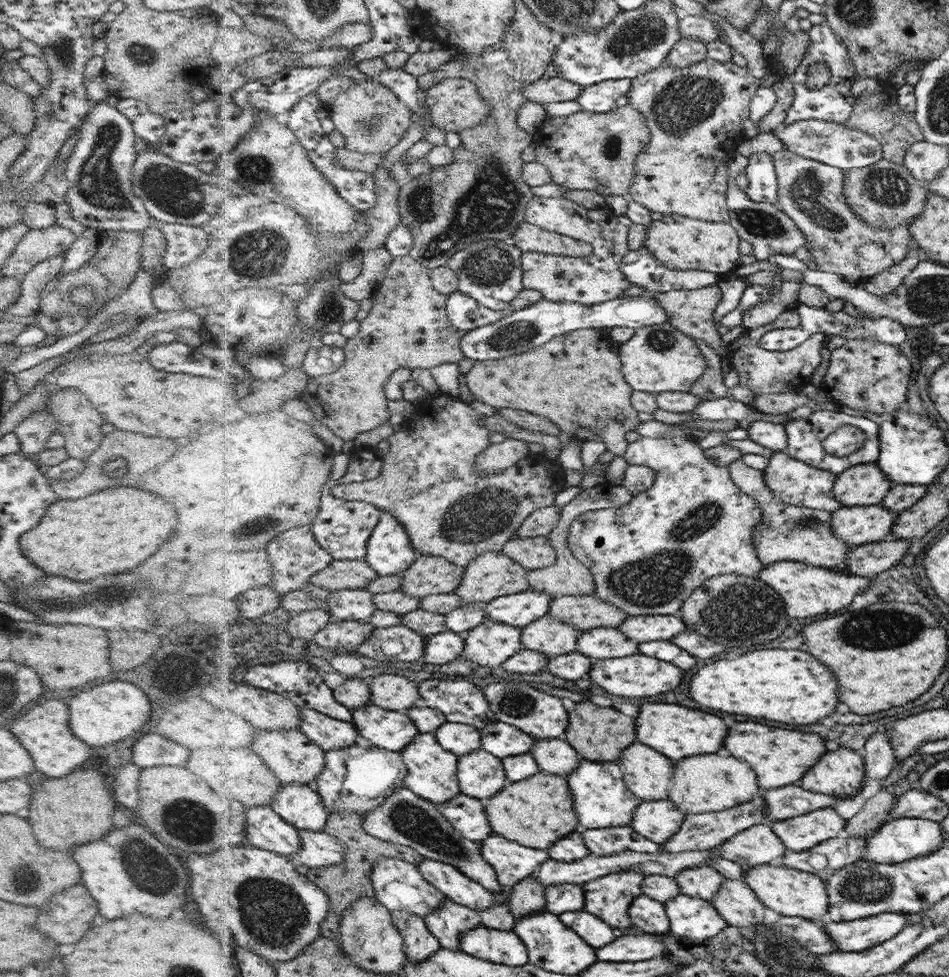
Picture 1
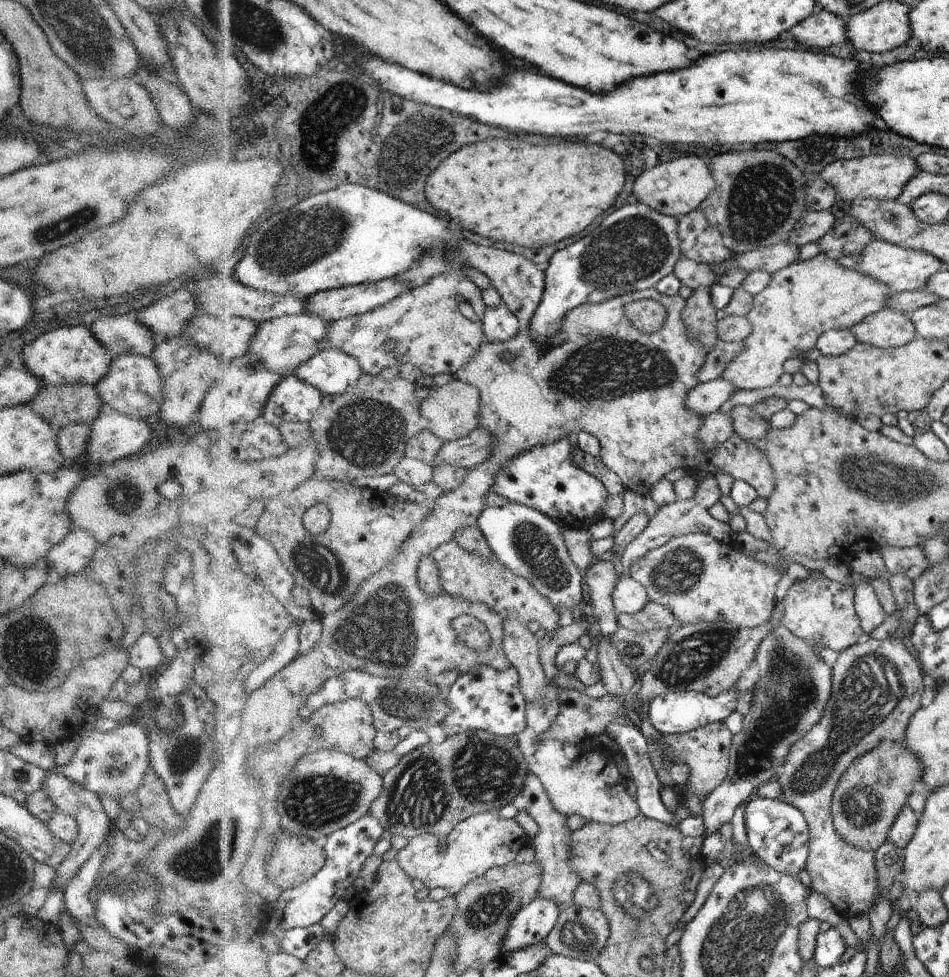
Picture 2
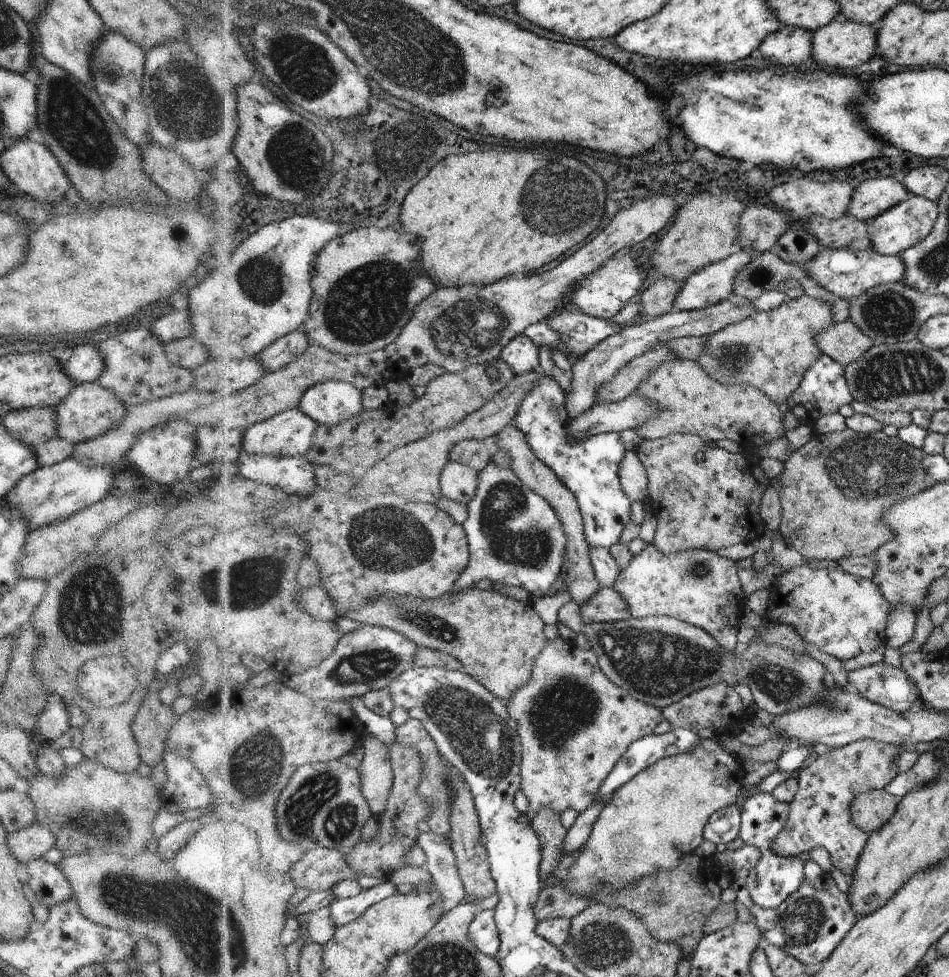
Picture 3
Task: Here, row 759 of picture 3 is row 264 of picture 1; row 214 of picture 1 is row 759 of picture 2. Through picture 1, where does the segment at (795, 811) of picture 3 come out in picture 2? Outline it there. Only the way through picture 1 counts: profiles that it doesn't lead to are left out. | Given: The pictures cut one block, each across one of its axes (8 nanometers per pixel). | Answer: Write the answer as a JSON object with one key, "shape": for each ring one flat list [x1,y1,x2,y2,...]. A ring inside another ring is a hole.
{"shape":[[902,639,858,640,855,645,840,652,832,670,832,694,822,718,794,743,776,779,783,790,782,798,803,812,809,828,809,855,805,869,811,878,810,892,822,893,842,916,851,918,867,914,882,892,877,879,875,851,855,847,839,835,832,818,831,800,841,776,858,757,869,753,886,739,905,742,905,730,912,716,921,708,920,700,928,682,919,660,912,656]]}

